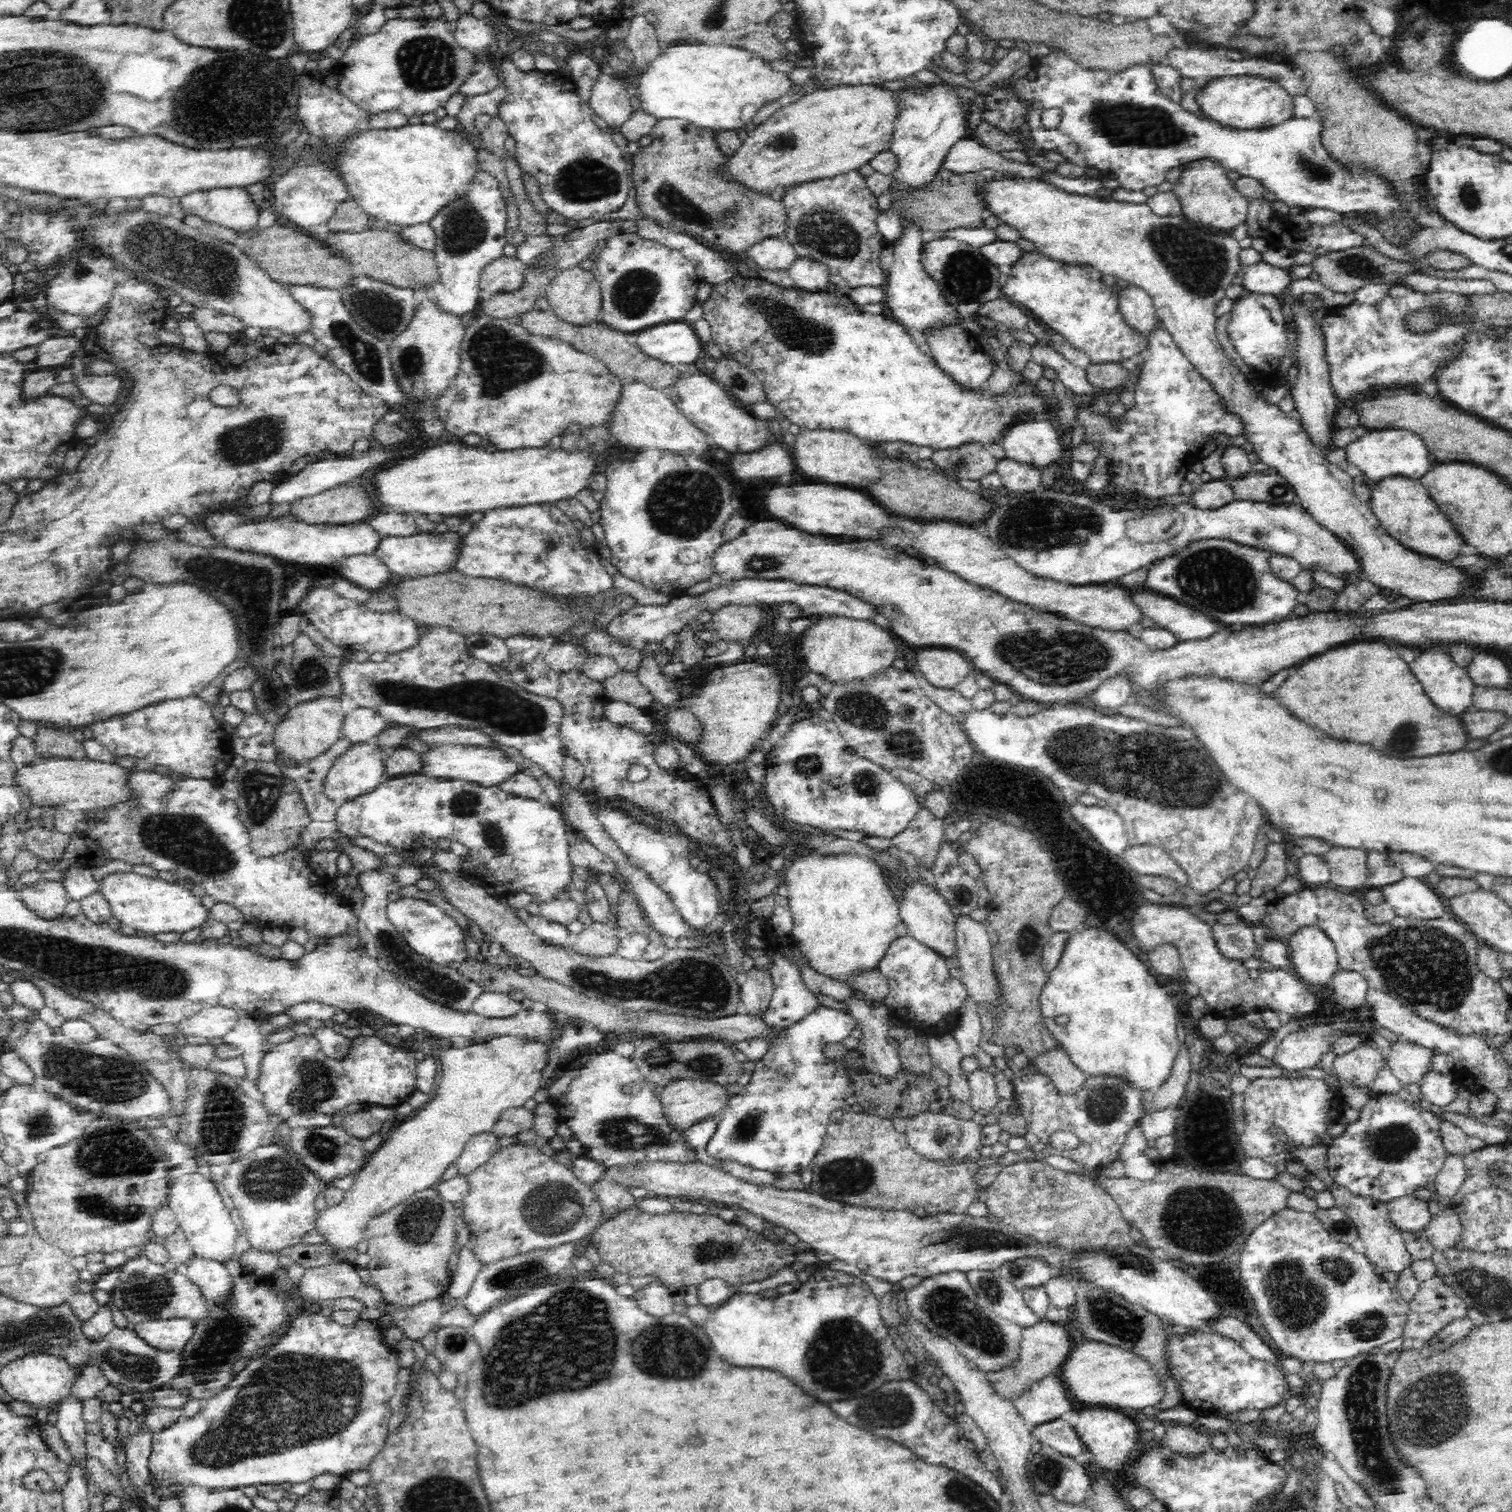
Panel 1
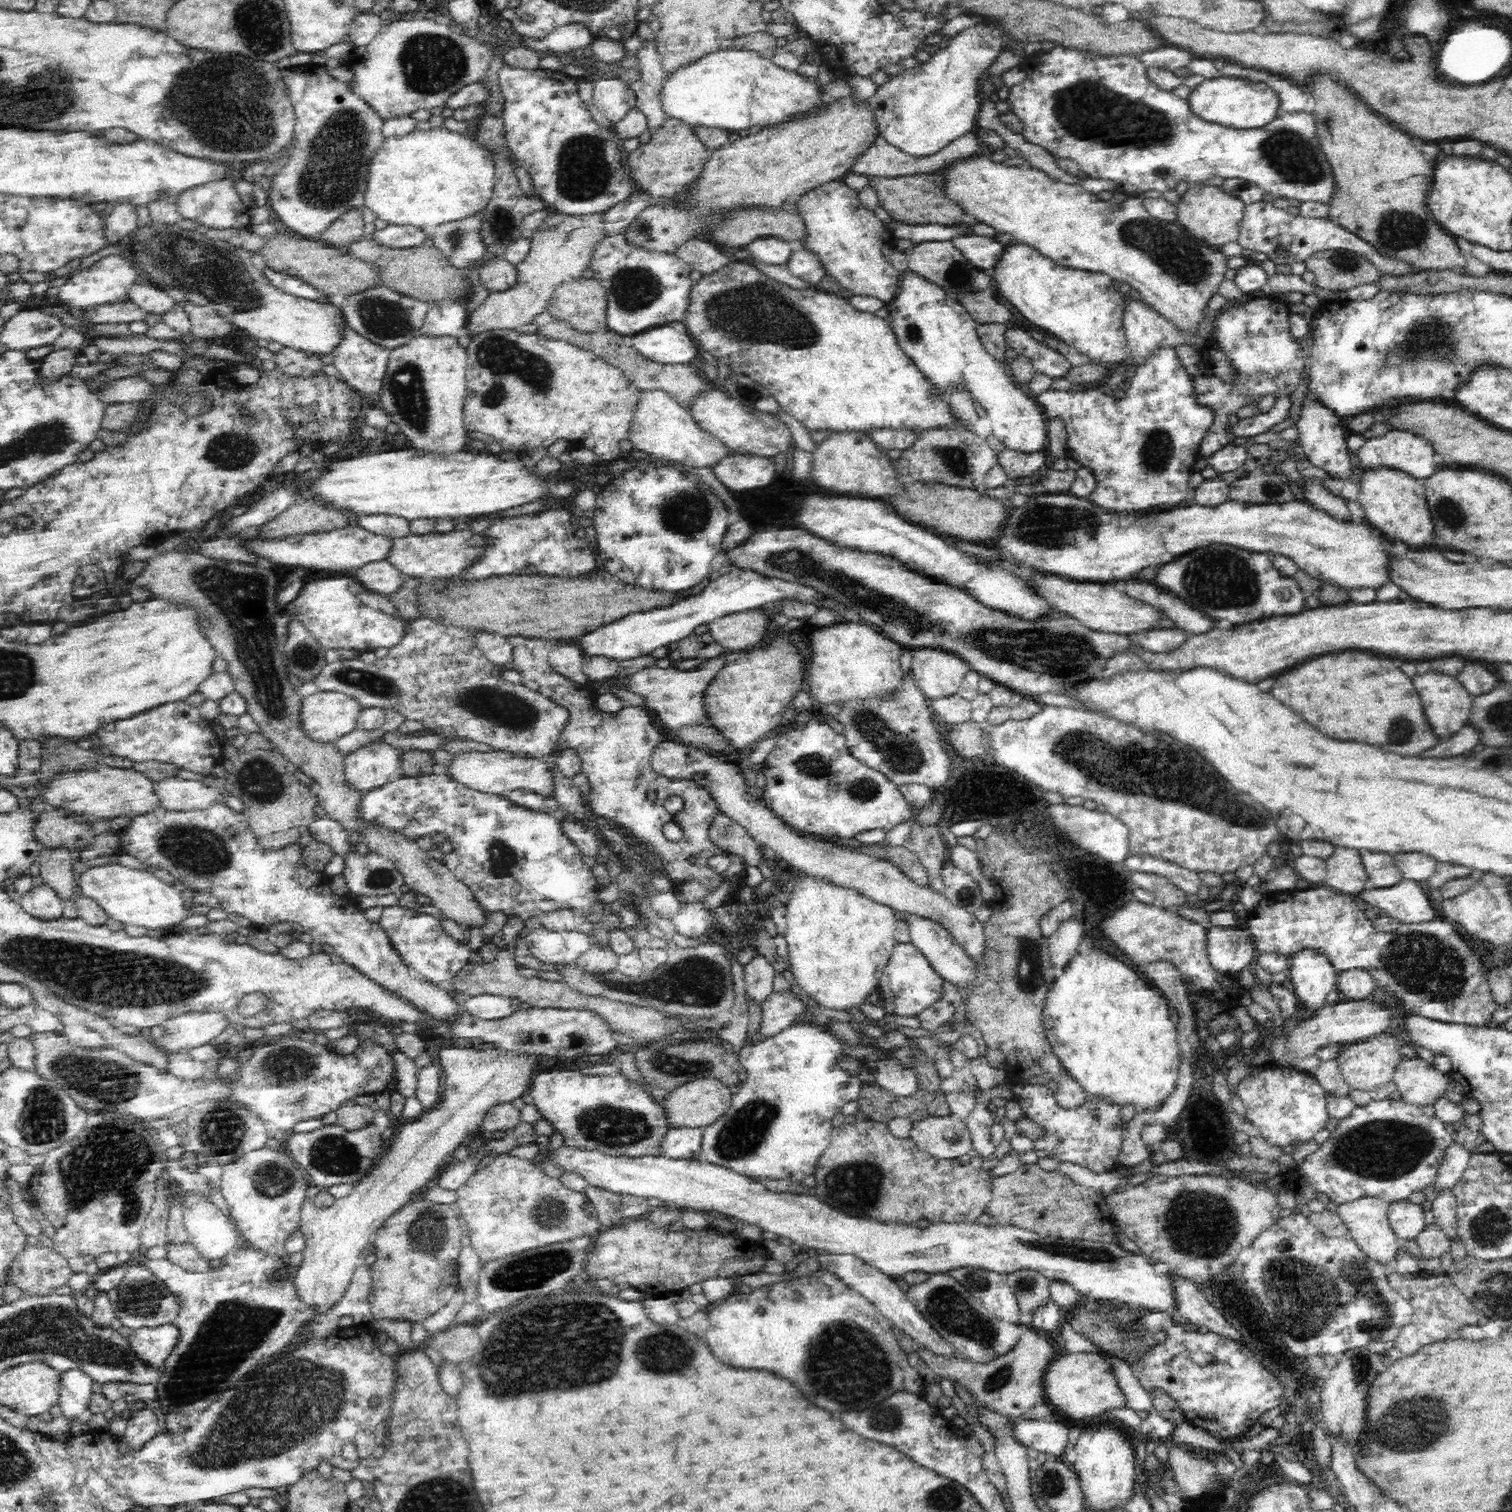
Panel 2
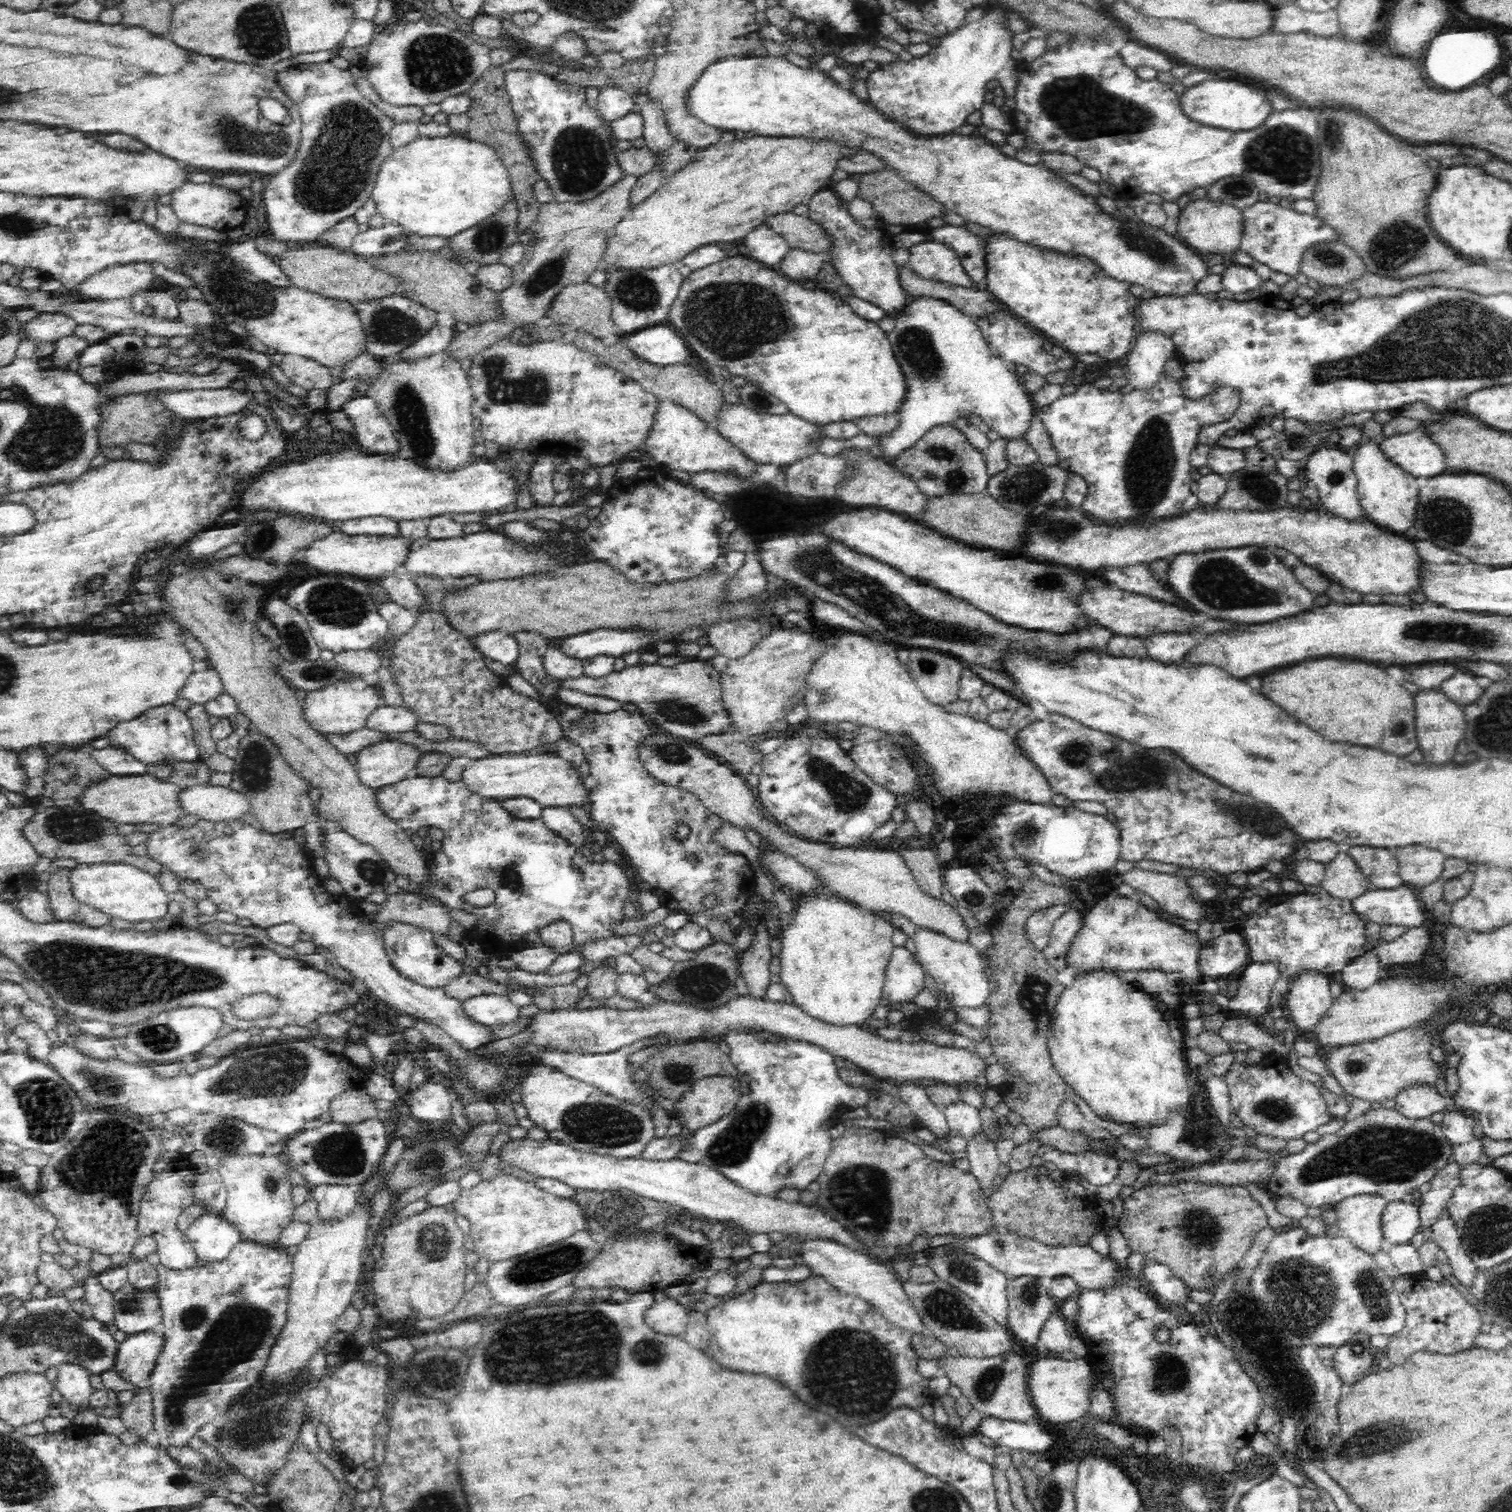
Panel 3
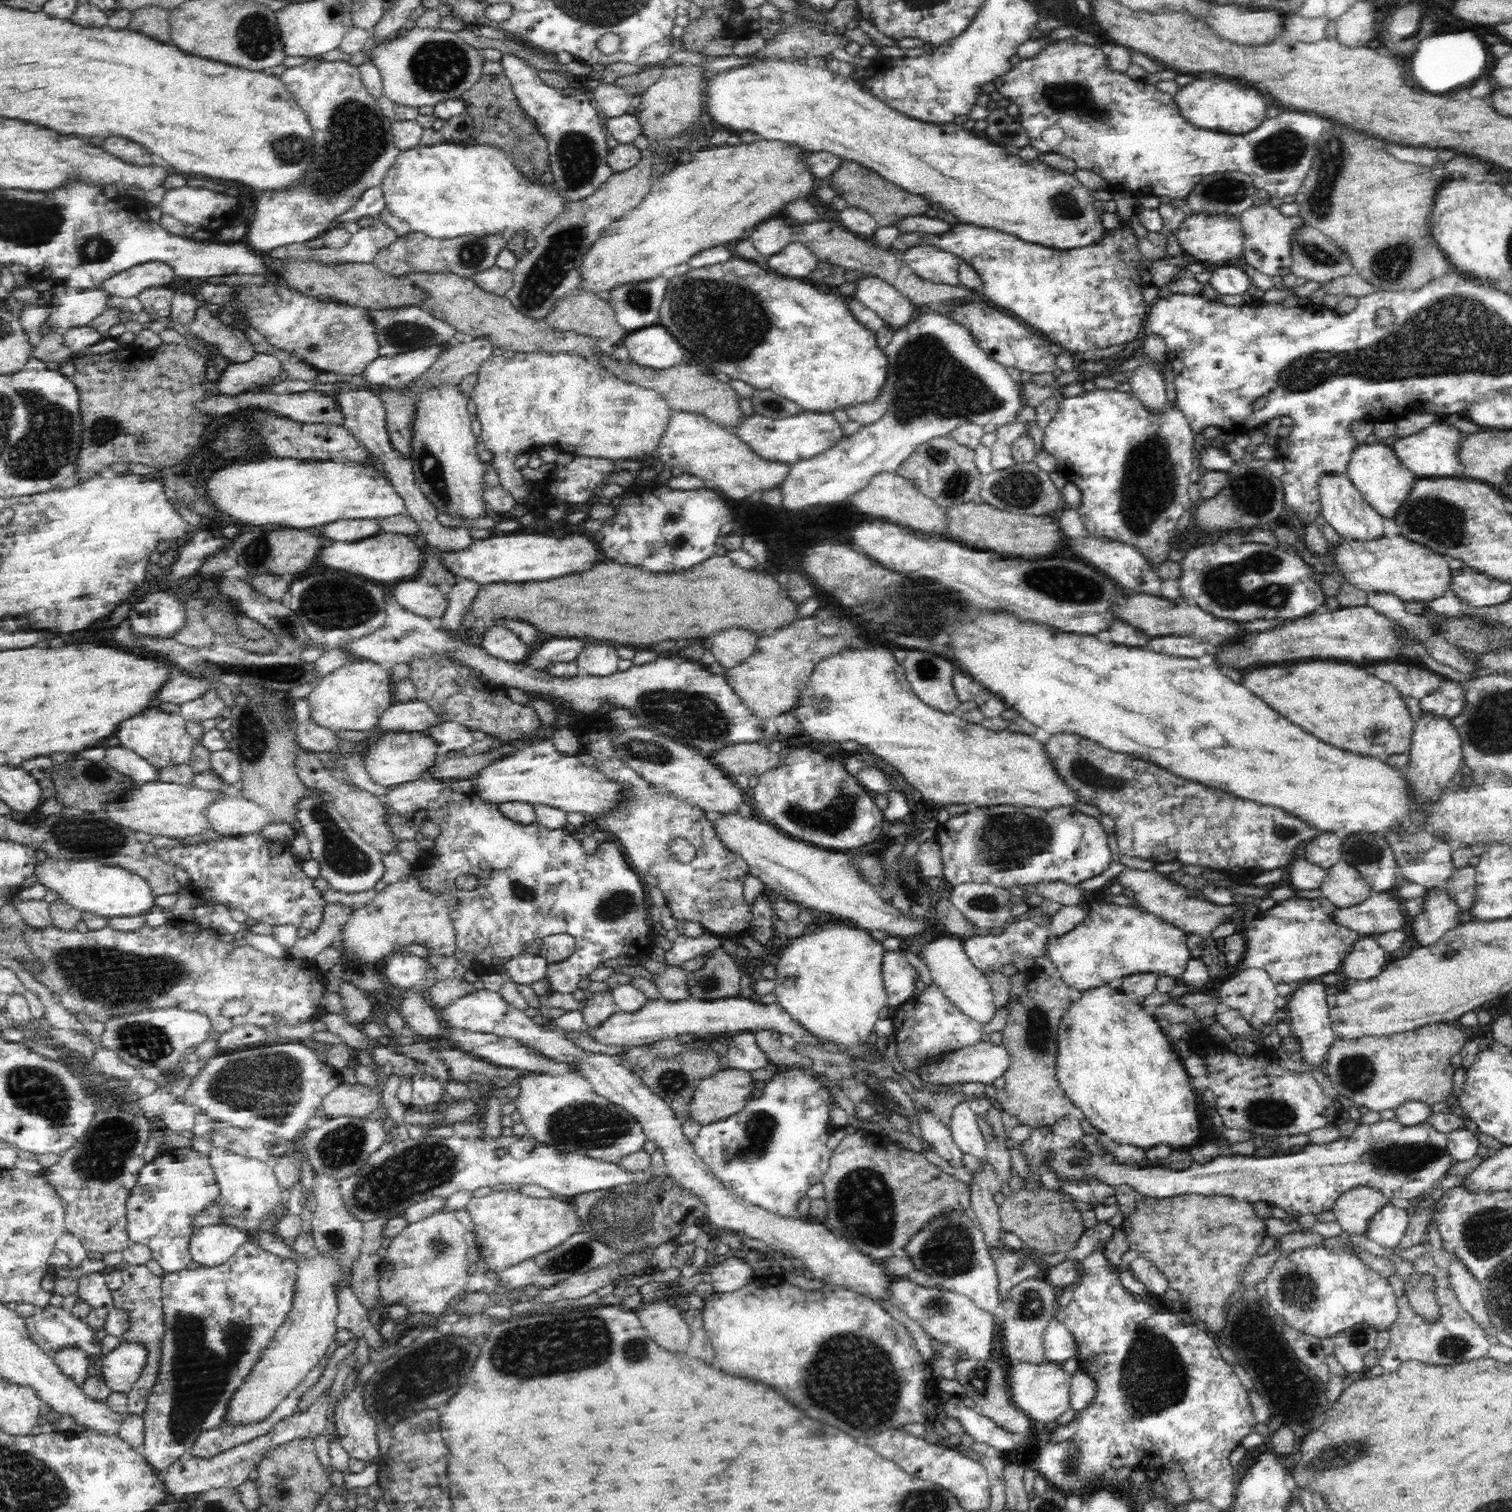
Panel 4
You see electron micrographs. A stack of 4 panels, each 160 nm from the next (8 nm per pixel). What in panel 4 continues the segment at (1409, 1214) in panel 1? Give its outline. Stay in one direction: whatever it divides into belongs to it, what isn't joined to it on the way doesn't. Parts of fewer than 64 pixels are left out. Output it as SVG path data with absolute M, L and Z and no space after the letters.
M1388 1203L1370 1220L1366 1236L1382 1247L1396 1249L1406 1234L1410 1216L1404 1208Z

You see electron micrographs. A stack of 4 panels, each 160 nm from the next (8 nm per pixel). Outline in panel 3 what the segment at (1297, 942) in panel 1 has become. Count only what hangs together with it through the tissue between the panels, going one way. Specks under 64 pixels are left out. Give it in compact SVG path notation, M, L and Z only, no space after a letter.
M1303 969L1290 979L1286 996L1291 1018L1303 1034L1309 1035L1315 1024L1332 1006L1330 976L1318 970Z

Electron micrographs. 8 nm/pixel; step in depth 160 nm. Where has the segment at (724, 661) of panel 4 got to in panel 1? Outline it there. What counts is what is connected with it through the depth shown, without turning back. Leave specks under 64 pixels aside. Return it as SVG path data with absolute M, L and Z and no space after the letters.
M727 604L715 608L712 612L711 622L715 627L715 639L737 642L753 638L762 624L762 609L758 604Z

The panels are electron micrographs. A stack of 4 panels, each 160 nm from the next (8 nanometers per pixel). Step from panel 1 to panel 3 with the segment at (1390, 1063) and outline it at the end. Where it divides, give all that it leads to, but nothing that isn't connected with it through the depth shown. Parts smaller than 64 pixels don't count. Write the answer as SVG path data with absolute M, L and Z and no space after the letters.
M1430 1083L1403 1086L1394 1099L1397 1110L1410 1118L1426 1118L1434 1113L1458 1110L1453 1097L1442 1094Z

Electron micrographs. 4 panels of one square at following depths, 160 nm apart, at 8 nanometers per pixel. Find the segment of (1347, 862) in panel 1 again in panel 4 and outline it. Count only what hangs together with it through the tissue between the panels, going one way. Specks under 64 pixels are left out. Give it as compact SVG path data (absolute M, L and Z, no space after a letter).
M1340 861L1326 872L1319 890L1322 891L1322 896L1336 907L1360 904L1373 894L1369 882L1352 864Z

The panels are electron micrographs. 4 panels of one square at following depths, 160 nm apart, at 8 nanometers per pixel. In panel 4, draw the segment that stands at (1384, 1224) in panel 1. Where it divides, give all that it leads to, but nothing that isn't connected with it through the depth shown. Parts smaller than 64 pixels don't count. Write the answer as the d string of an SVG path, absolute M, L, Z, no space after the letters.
M1362 1186L1352 1188L1340 1196L1334 1203L1332 1211L1344 1232L1350 1236L1366 1238L1370 1220L1388 1203L1389 1199L1382 1191Z

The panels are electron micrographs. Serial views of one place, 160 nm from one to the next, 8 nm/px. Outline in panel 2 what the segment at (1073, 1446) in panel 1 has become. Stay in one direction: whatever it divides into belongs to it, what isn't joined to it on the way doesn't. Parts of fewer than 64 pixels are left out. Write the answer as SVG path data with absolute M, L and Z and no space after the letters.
M1018 1418L1014 1420L1014 1434L1025 1446L1052 1458L1063 1459L1068 1448L1068 1428L1062 1422Z

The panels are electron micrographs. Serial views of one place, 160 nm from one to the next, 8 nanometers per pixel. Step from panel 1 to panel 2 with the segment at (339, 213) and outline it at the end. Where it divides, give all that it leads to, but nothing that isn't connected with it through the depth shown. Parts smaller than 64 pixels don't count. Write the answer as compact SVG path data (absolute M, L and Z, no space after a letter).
M362 207L349 208L322 232L321 240L332 247L345 249L347 244L364 236L366 224L362 216Z

